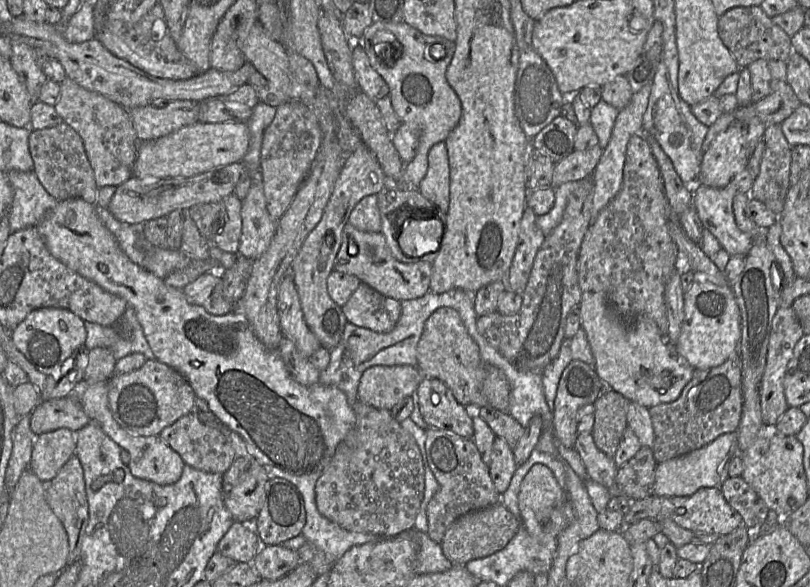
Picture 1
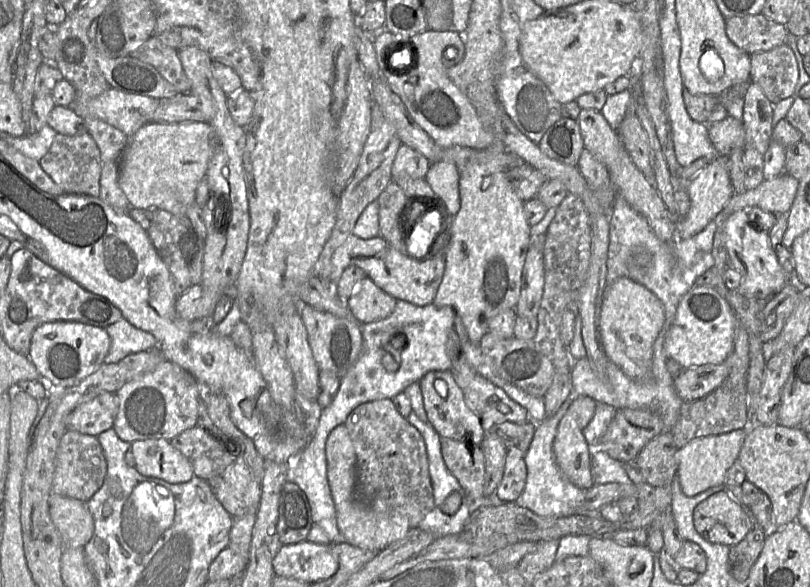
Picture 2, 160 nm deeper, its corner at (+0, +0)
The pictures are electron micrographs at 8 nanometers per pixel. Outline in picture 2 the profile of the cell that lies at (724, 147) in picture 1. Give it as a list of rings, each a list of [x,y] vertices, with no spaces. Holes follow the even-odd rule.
[[[728,157],[709,161],[707,165],[686,183],[690,209],[685,217],[675,221],[675,237],[689,239],[701,232],[728,204],[734,194],[728,167]]]

